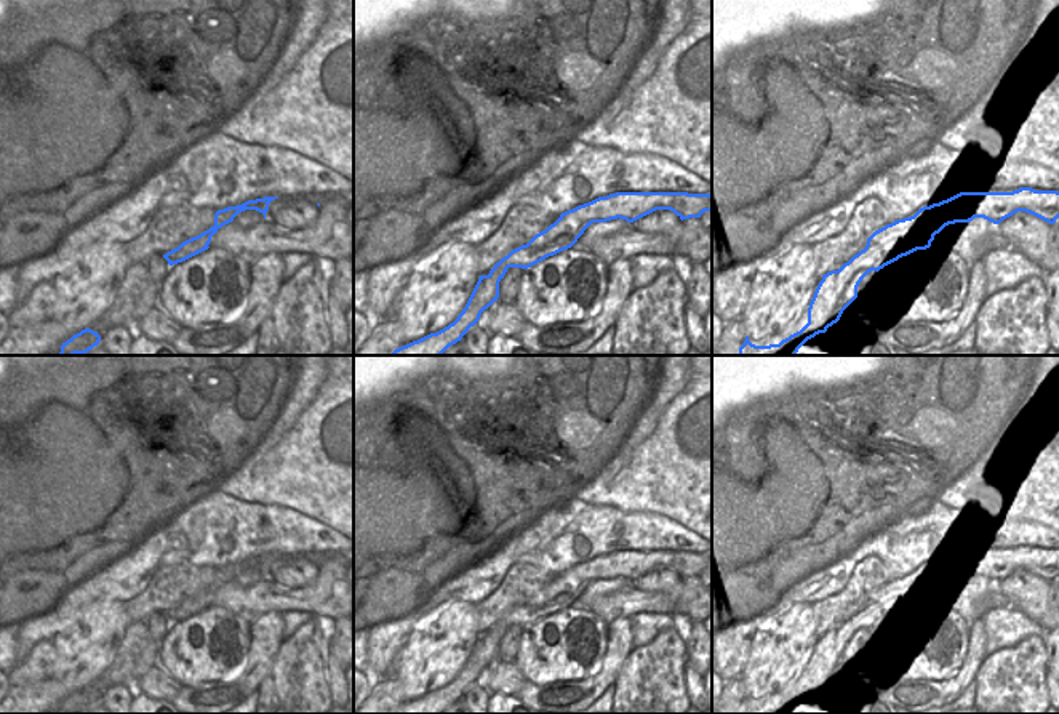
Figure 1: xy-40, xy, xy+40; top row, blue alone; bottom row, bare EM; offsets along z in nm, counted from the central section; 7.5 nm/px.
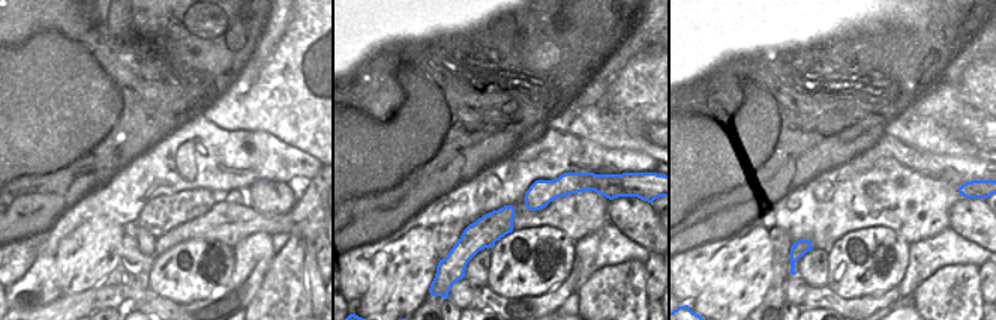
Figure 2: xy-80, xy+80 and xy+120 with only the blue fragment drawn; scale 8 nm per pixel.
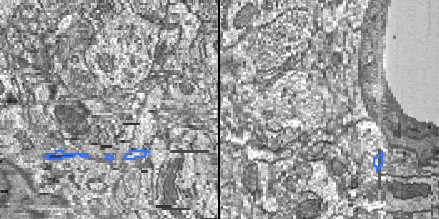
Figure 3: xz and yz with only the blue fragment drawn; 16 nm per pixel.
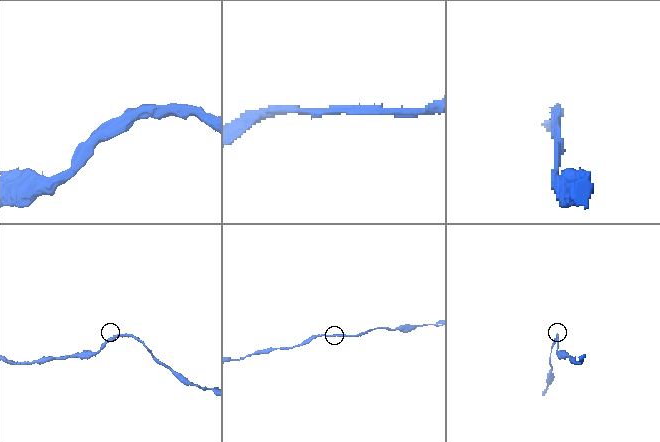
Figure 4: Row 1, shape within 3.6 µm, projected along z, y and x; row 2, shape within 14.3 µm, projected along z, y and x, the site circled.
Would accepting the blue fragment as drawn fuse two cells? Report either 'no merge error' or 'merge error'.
no merge error

